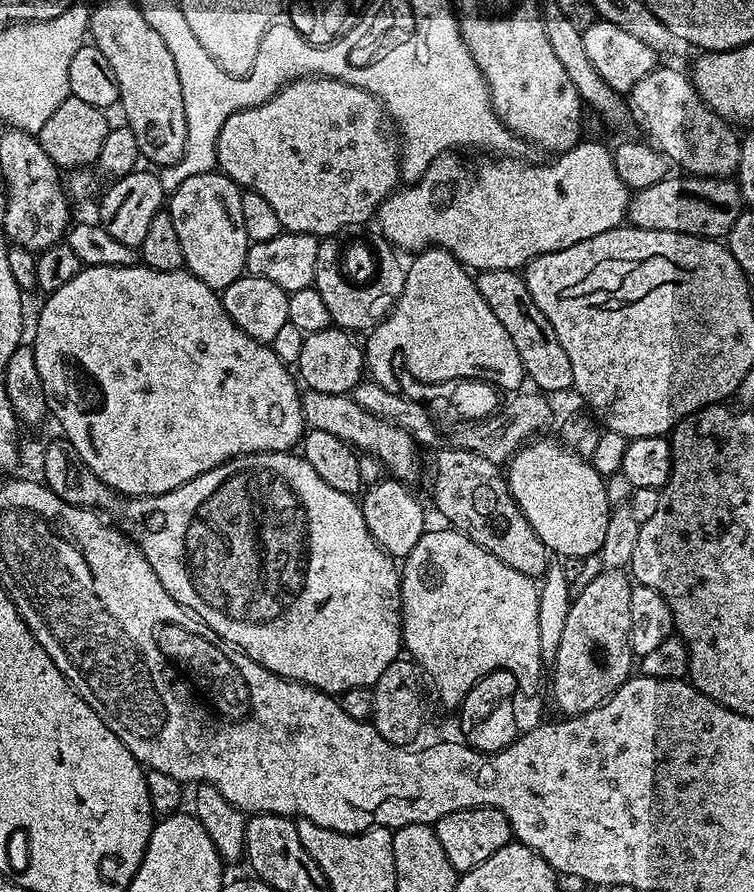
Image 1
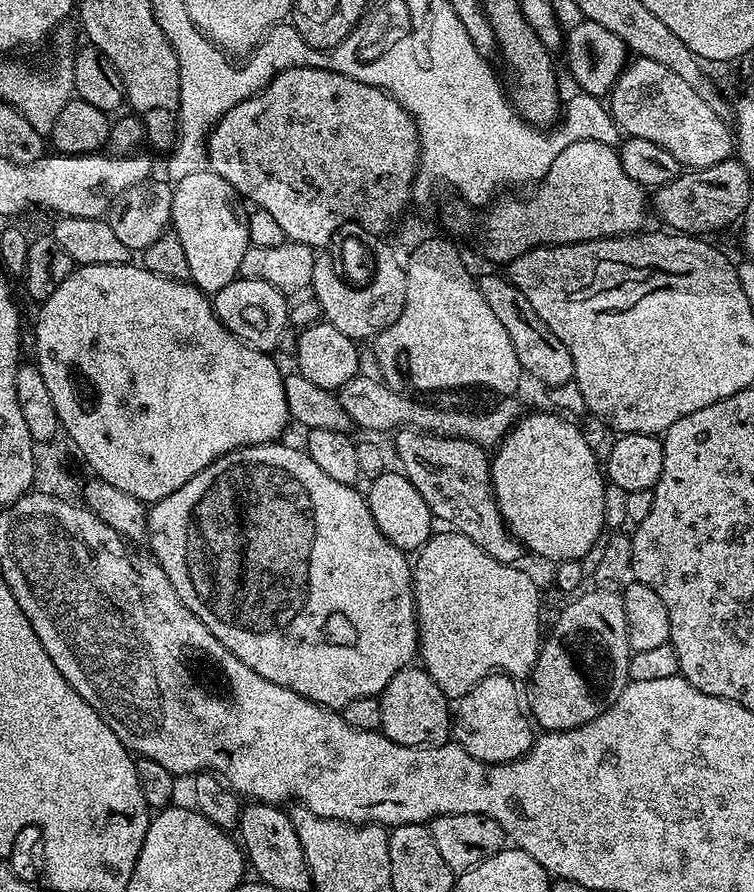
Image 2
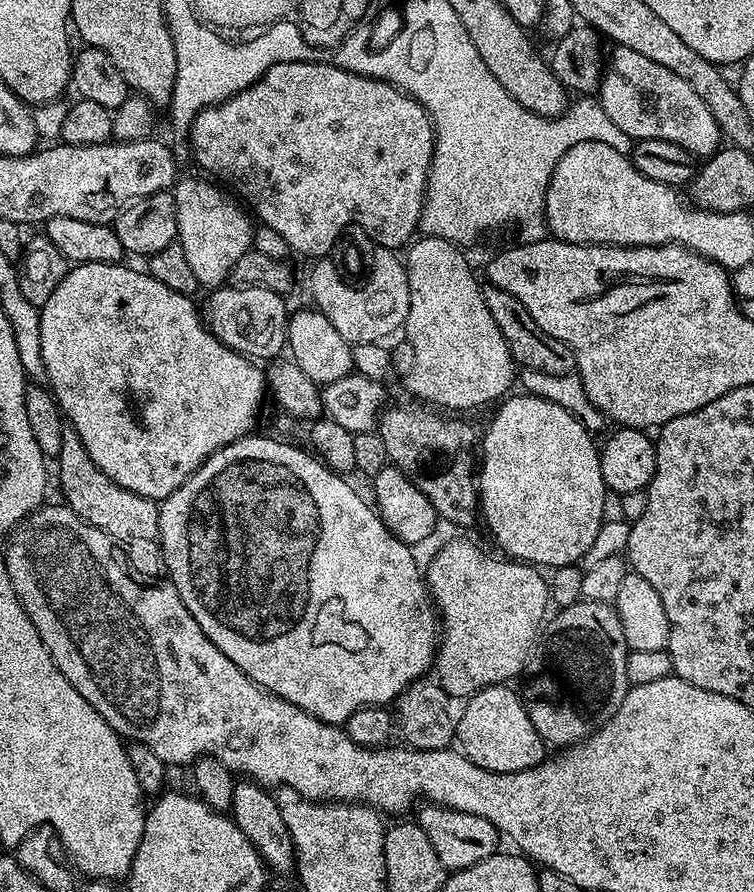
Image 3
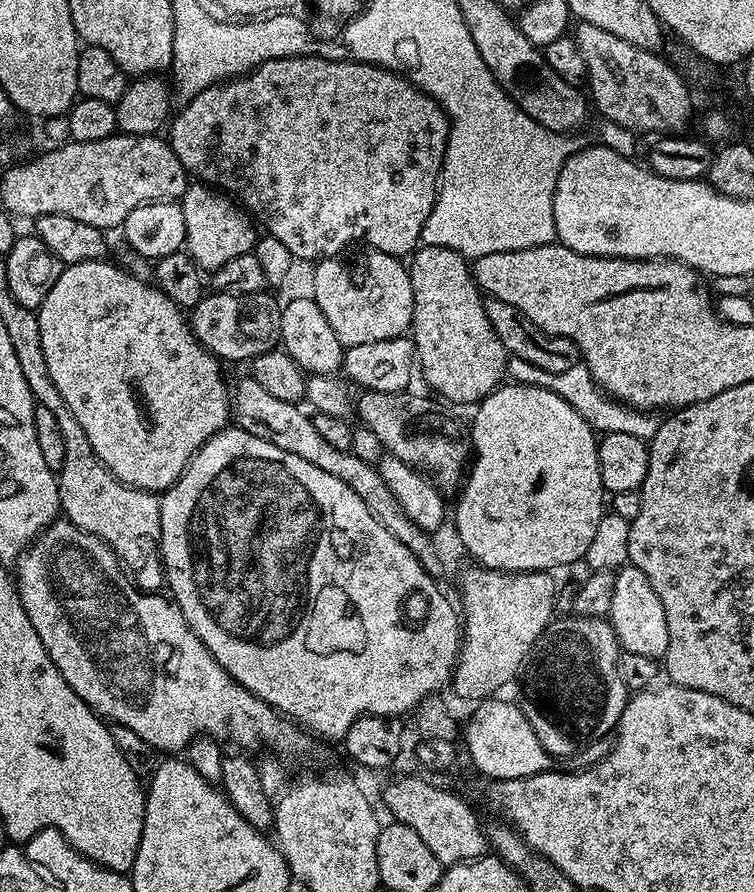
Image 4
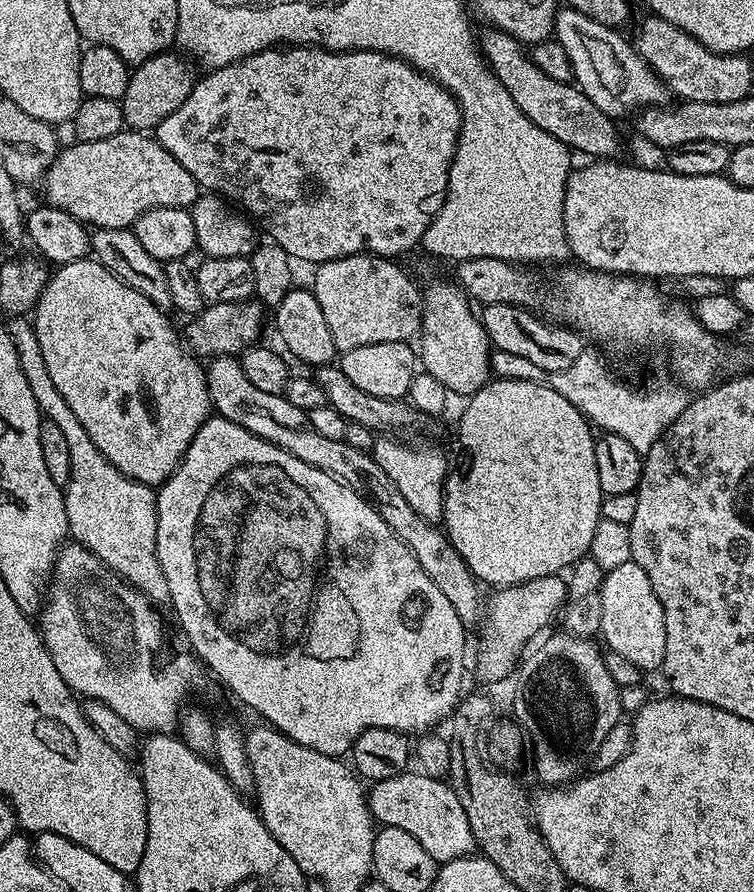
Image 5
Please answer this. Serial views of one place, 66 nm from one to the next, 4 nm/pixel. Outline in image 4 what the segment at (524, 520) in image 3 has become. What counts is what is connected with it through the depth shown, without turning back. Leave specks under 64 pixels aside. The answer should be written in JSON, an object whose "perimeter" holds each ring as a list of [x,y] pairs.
{"perimeter":[[[501,383],[475,405],[474,412],[476,417],[470,423],[474,459],[456,504],[456,532],[461,546],[479,567],[499,572],[548,572],[575,560],[583,561],[586,550],[597,543],[600,519],[606,514],[606,493],[598,470],[597,433],[570,402],[550,390],[525,384]]]}

